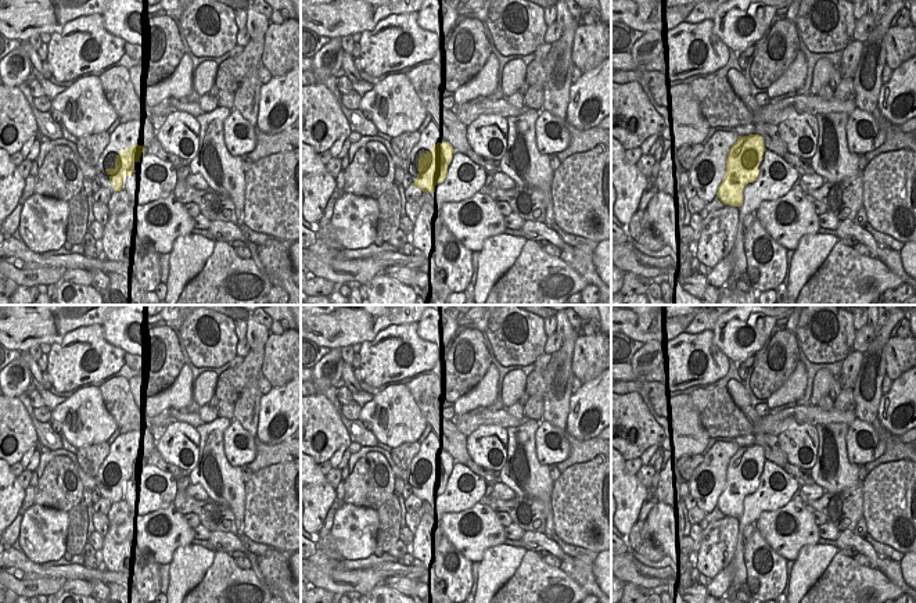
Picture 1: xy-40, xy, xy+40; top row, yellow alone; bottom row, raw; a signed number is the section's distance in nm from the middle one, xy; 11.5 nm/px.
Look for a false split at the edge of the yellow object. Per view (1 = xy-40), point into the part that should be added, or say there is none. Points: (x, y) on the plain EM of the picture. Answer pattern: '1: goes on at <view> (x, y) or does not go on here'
1: goes on at xy-40 (119, 512)

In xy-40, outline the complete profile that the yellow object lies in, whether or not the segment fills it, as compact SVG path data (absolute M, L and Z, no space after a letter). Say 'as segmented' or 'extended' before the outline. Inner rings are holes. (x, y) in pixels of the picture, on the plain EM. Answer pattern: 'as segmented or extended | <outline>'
extended | M130 456L115 469L115 478L105 480L109 493L114 493L114 503L108 510L109 525L121 525L130 517L130 503L140 489L147 460L143 456Z

